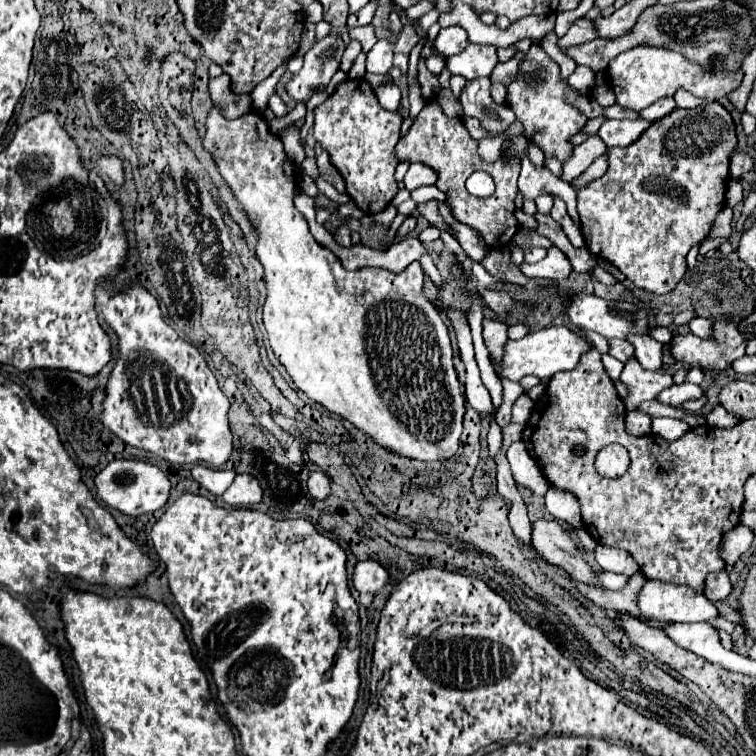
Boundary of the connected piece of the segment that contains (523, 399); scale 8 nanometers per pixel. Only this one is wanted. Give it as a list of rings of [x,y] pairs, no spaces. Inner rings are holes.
[[[523,393],[517,401],[515,401],[515,405],[513,405],[513,423],[525,423],[525,421],[529,421],[529,417],[531,417],[531,411],[533,411],[533,401]]]

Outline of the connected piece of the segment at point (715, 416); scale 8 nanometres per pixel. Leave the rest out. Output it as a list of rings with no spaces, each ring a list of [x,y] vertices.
[[[717,405],[709,415],[707,415],[707,423],[711,427],[725,427],[725,429],[731,429],[733,425],[737,425],[741,419],[739,417],[733,417],[733,413],[729,415],[729,411],[723,407],[723,405]]]

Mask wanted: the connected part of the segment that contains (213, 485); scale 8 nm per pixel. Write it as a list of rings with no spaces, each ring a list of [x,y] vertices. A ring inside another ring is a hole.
[[[195,465],[191,469],[193,479],[207,489],[213,495],[223,495],[223,491],[233,483],[235,479],[235,471],[223,471],[223,469],[209,469],[203,465]]]

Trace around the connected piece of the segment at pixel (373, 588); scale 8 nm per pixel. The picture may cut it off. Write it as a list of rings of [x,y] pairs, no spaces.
[[[357,561],[355,571],[353,571],[353,587],[359,593],[377,593],[381,591],[381,587],[387,581],[387,571],[385,567],[381,567],[377,561]]]

